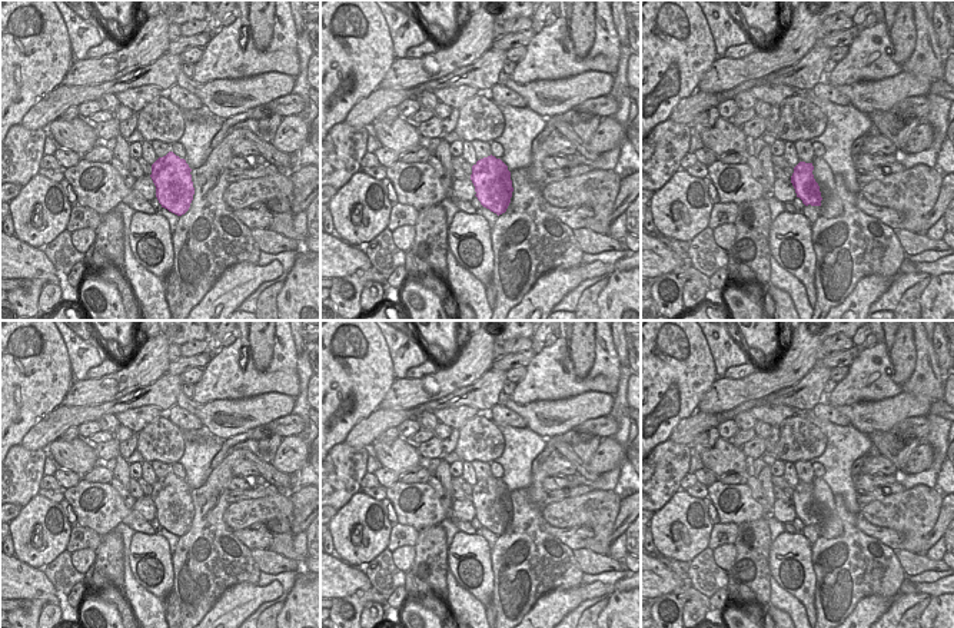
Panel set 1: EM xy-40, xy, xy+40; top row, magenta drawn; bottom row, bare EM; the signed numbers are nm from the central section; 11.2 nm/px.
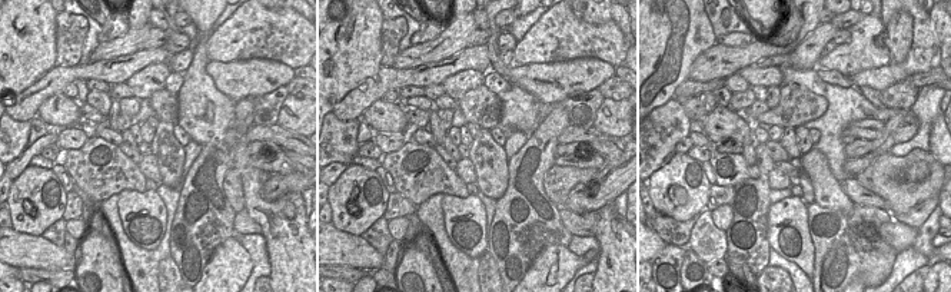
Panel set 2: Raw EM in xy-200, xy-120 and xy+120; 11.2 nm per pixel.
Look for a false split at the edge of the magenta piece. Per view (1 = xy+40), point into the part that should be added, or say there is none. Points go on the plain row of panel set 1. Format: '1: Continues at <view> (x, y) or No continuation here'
1: No continuation here.

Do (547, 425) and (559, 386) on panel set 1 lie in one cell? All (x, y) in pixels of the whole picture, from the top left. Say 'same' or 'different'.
different

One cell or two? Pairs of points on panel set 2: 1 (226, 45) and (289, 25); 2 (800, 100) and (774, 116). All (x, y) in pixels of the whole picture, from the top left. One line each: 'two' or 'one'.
1: one
2: one

